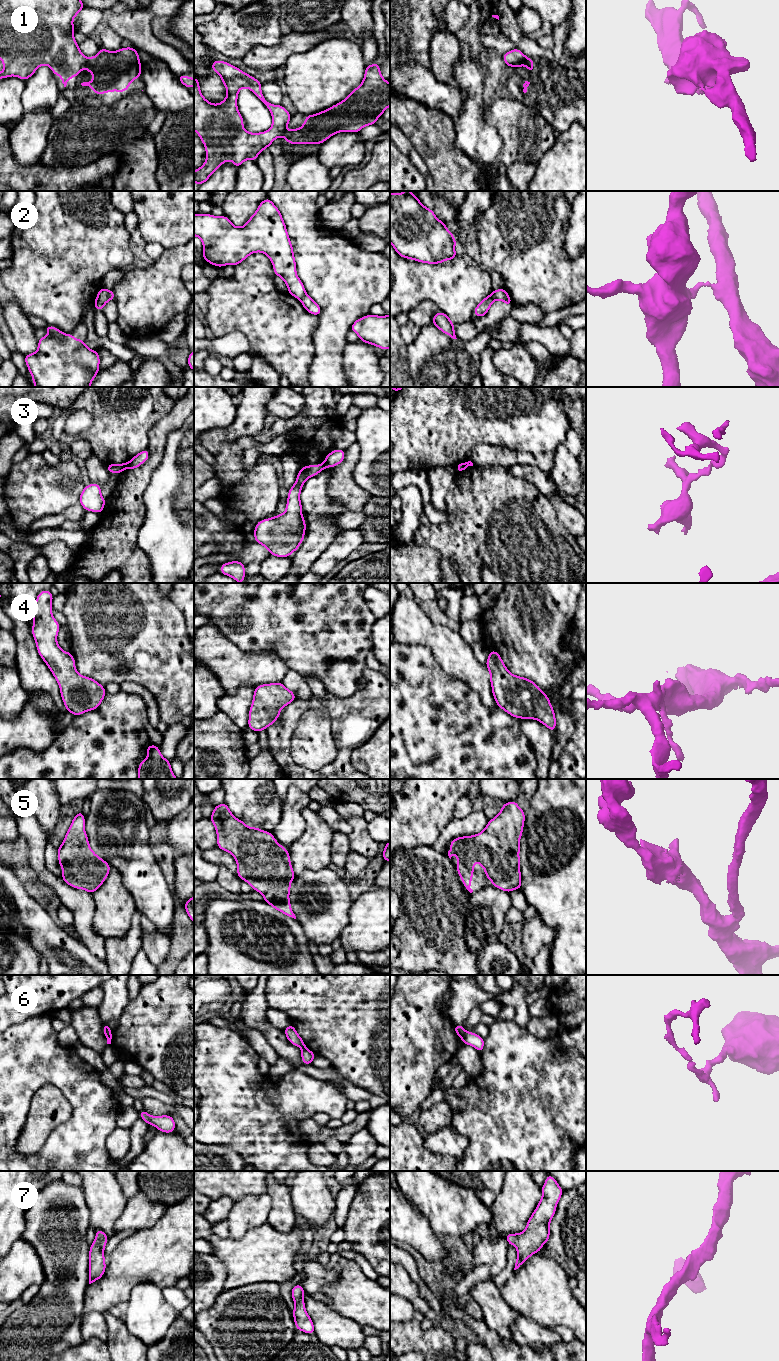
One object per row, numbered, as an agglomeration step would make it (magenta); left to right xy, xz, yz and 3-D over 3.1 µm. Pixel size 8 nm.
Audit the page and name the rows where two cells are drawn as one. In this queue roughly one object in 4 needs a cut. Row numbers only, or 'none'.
1, 2, 3, 6

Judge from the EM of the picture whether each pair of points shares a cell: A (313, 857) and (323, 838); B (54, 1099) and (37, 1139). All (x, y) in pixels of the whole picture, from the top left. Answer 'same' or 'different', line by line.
A: same
B: same

